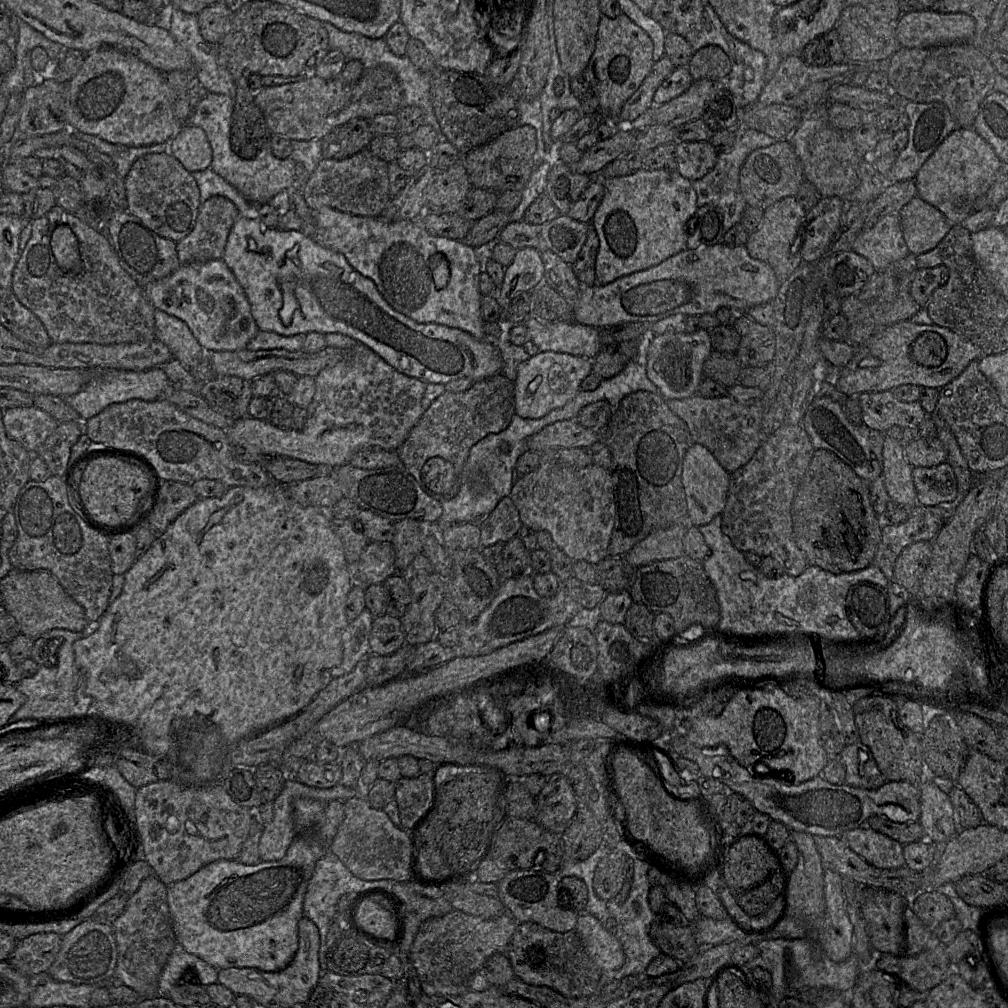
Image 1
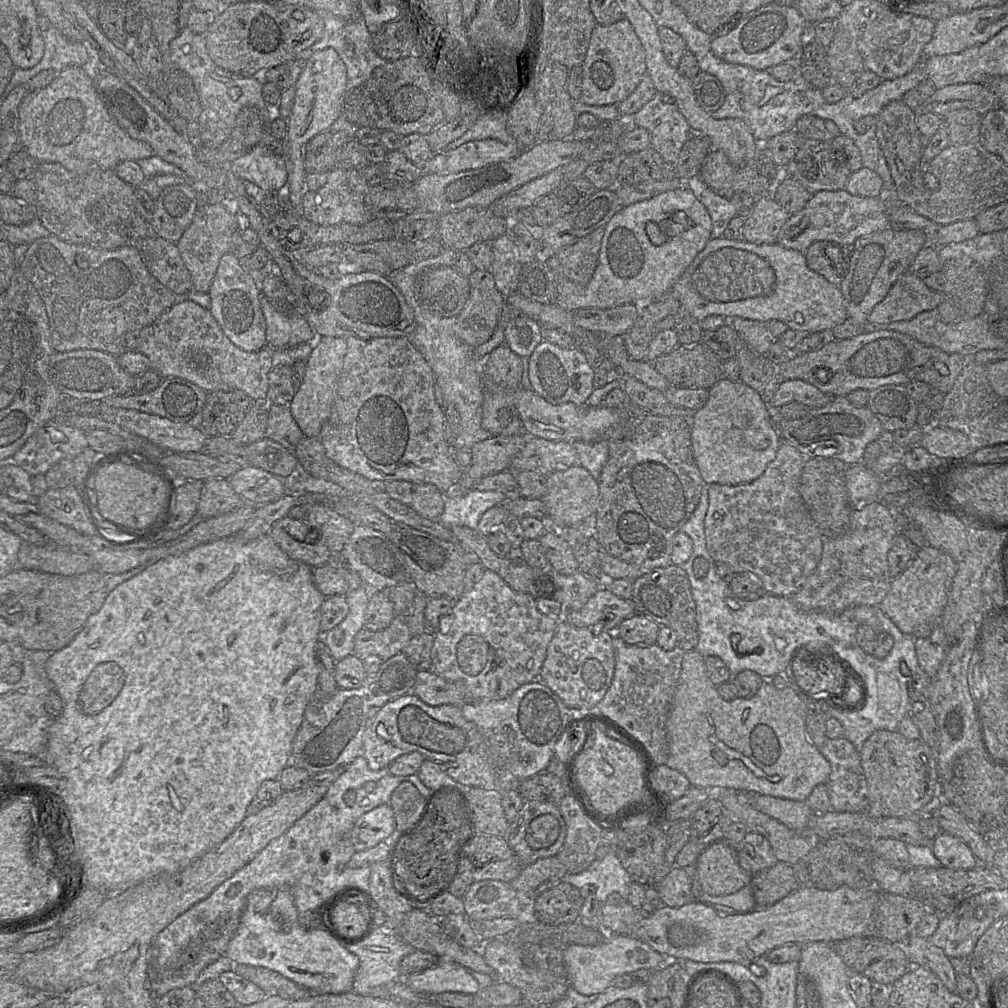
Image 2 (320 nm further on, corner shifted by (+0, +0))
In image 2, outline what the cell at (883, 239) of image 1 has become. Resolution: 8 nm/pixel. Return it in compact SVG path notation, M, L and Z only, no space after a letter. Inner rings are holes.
M846 190L820 191L809 198L801 211L790 216L779 231L776 243L805 253L815 242L832 242L847 247L862 236L890 228L884 197L854 196Z

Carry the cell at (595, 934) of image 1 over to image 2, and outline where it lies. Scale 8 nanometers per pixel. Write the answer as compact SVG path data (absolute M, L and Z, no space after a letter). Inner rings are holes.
M608 934L603 942L595 946L569 945L564 947L563 960L570 986L582 995L598 995L613 985L613 980L623 974L639 969L656 970L666 968L677 960L662 955L648 944L626 935Z

